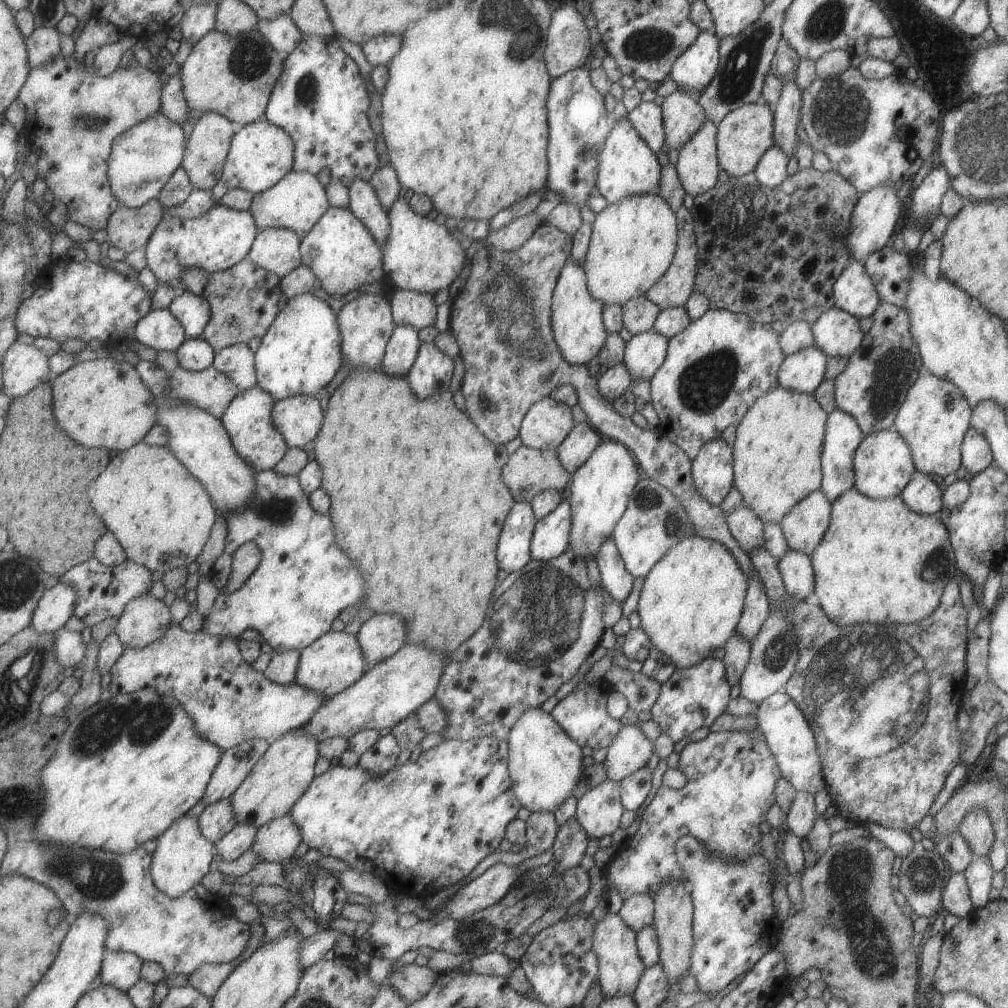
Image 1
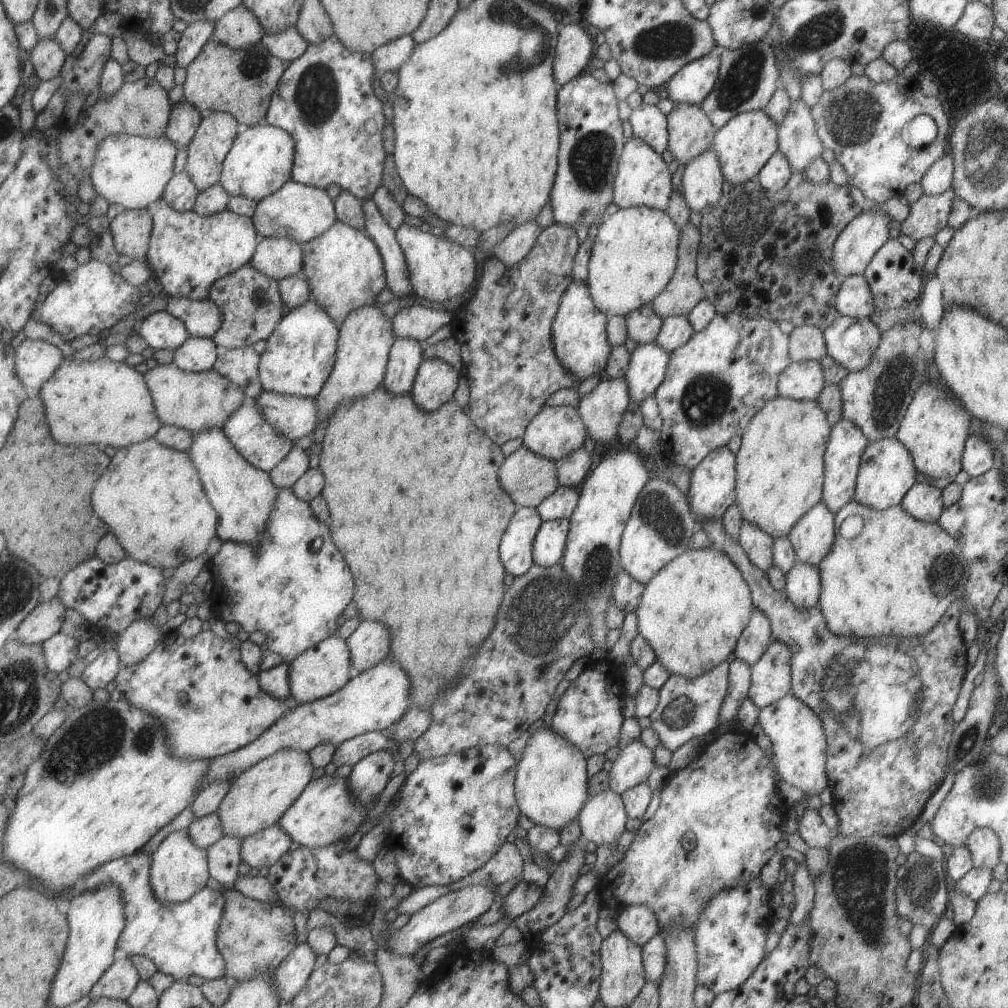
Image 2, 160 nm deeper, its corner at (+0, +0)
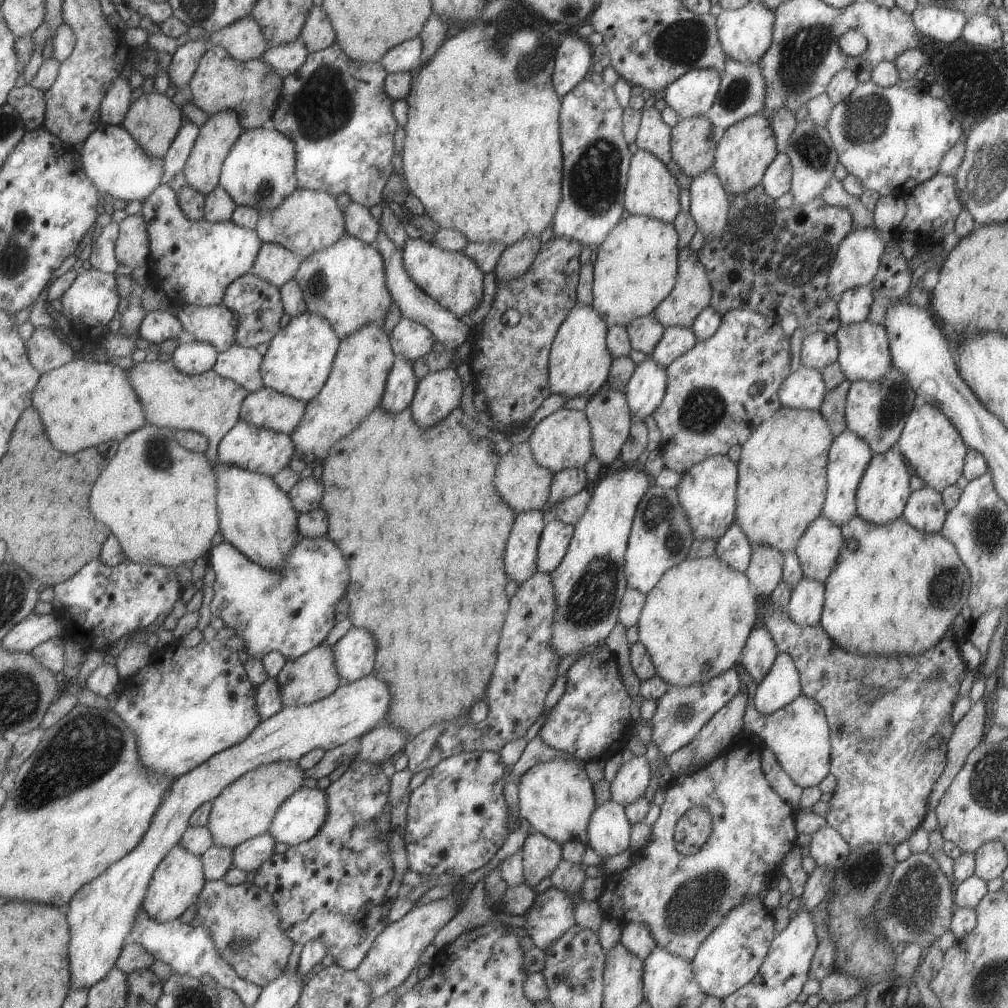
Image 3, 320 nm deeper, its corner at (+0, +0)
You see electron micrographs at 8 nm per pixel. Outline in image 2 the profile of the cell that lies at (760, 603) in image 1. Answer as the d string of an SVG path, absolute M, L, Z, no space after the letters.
M753 610L747 626L737 639L733 656L751 666L767 650L770 640L770 624L767 617L759 610Z

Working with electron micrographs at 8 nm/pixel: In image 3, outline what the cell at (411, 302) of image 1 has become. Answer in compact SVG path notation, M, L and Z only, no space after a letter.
M401 318L388 337L394 356L403 357L410 363L432 350L434 336L422 324Z

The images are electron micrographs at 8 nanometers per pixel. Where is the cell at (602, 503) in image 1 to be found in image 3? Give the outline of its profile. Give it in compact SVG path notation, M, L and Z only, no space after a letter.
M631 465L615 472L611 472L610 469L601 471L589 488L591 490L589 504L581 518L573 525L574 531L565 556L557 568L549 573L554 594L549 646L561 658L567 654L575 654L577 650L583 650L587 646L595 647L598 642L605 642L612 628L618 623L619 603L627 587L623 566L626 544L637 503L647 492L649 480L643 468Z

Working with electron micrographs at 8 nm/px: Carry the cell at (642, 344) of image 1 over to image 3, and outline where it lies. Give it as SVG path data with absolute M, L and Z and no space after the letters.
M647 356L636 365L624 392L631 423L643 423L645 417L653 414L662 401L665 387L665 369L653 359Z

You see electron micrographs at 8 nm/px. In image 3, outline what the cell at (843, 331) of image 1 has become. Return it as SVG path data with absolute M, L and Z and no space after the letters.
M867 320L859 324L840 325L834 332L838 346L840 369L848 381L866 380L881 382L892 369L892 358L888 347L888 334L882 325L873 324Z

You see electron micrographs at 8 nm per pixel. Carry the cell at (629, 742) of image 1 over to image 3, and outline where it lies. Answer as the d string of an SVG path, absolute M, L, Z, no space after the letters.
M633 755L621 763L616 776L610 782L610 800L625 808L643 797L651 777L644 755Z

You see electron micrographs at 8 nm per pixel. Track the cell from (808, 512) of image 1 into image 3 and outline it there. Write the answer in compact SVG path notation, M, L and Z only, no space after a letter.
M822 514L818 515L805 529L794 550L802 576L825 584L843 542L841 529Z

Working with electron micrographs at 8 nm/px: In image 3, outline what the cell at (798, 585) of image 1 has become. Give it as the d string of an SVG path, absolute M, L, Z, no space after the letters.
M803 577L790 591L786 614L802 627L820 624L824 603L824 584Z

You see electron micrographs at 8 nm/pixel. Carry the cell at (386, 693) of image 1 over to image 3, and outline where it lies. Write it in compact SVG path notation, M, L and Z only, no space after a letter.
M373 674L361 677L344 686L337 687L329 696L308 705L283 707L277 714L268 719L259 721L252 732L220 753L209 757L207 761L196 766L191 772L173 780L167 791L164 792L160 808L153 817L151 826L145 834L144 839L125 858L110 866L100 877L83 886L76 896L72 898L68 908L68 917L72 929L72 941L70 942L70 958L72 964L72 990L86 988L96 985L97 982L107 977L118 966L118 960L122 950L127 944L127 939L136 924L137 917L148 896L151 881L156 868L167 858L167 855L175 846L179 845L181 839L191 827L193 813L204 802L212 801L219 796L227 786L231 785L237 778L243 776L251 769L259 765L268 765L275 761L296 761L300 756L314 748L329 750L342 745L351 739L358 739L364 735L378 720L384 718L384 714L390 703L390 692L387 685Z

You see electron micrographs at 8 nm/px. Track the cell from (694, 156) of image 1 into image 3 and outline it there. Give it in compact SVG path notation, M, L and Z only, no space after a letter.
M712 168L691 179L689 214L705 237L721 236L728 227L727 193Z

